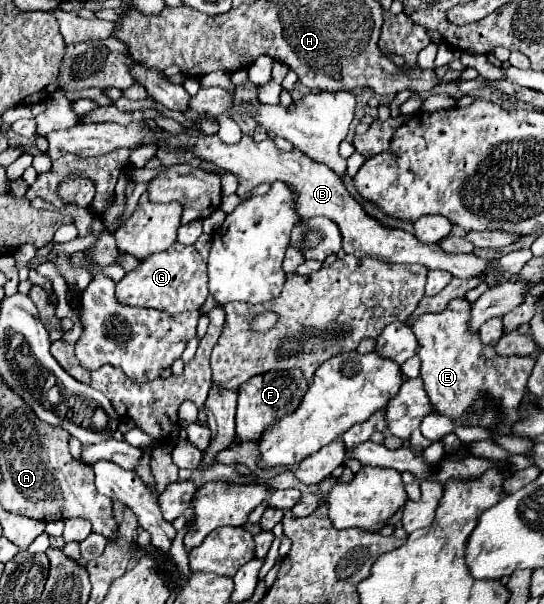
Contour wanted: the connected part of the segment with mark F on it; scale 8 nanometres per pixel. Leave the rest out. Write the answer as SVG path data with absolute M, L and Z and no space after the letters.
M289 369L289 371L271 371L259 377L253 377L251 381L243 383L237 389L237 439L239 441L259 441L263 437L263 431L267 425L273 425L275 421L283 419L287 413L293 413L299 407L299 401L307 393L307 381L303 379L301 371Z

